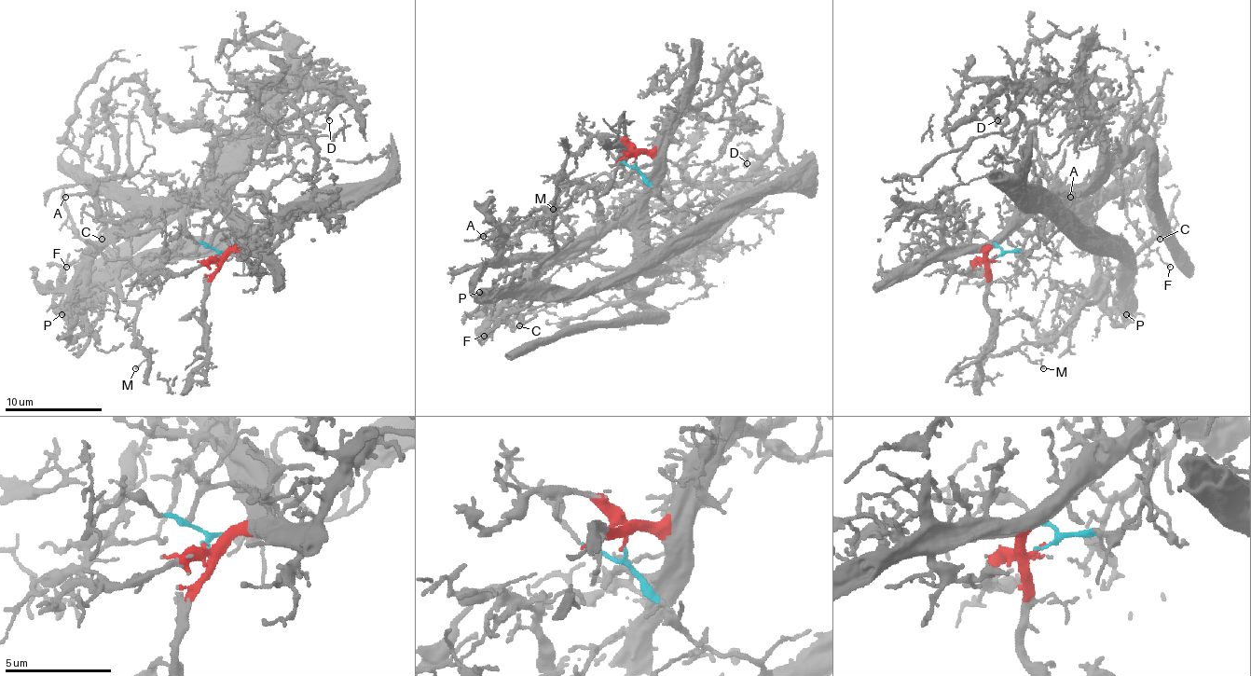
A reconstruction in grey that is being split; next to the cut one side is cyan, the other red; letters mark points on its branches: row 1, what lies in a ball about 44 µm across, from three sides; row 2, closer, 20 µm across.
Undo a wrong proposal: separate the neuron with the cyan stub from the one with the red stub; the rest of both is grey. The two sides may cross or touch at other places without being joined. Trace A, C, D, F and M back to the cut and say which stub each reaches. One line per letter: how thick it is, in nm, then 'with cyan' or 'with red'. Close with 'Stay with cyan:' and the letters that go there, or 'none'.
A: 130 nm | with red
C: 170 nm | with red
D: 280 nm | with red
F: 110 nm | with cyan
M: 130 nm | with cyan
Stay with cyan: F, M

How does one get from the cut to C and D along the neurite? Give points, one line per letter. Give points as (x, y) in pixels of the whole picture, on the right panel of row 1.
C: (996, 256), (991, 258), (986, 256), (1047, 198), (1115, 198), (1136, 188), (1161, 240)
D: (996, 256), (986, 256), (1042, 203), (1085, 186), (1100, 143), (1064, 84), (1006, 87), (994, 99), (998, 120)

